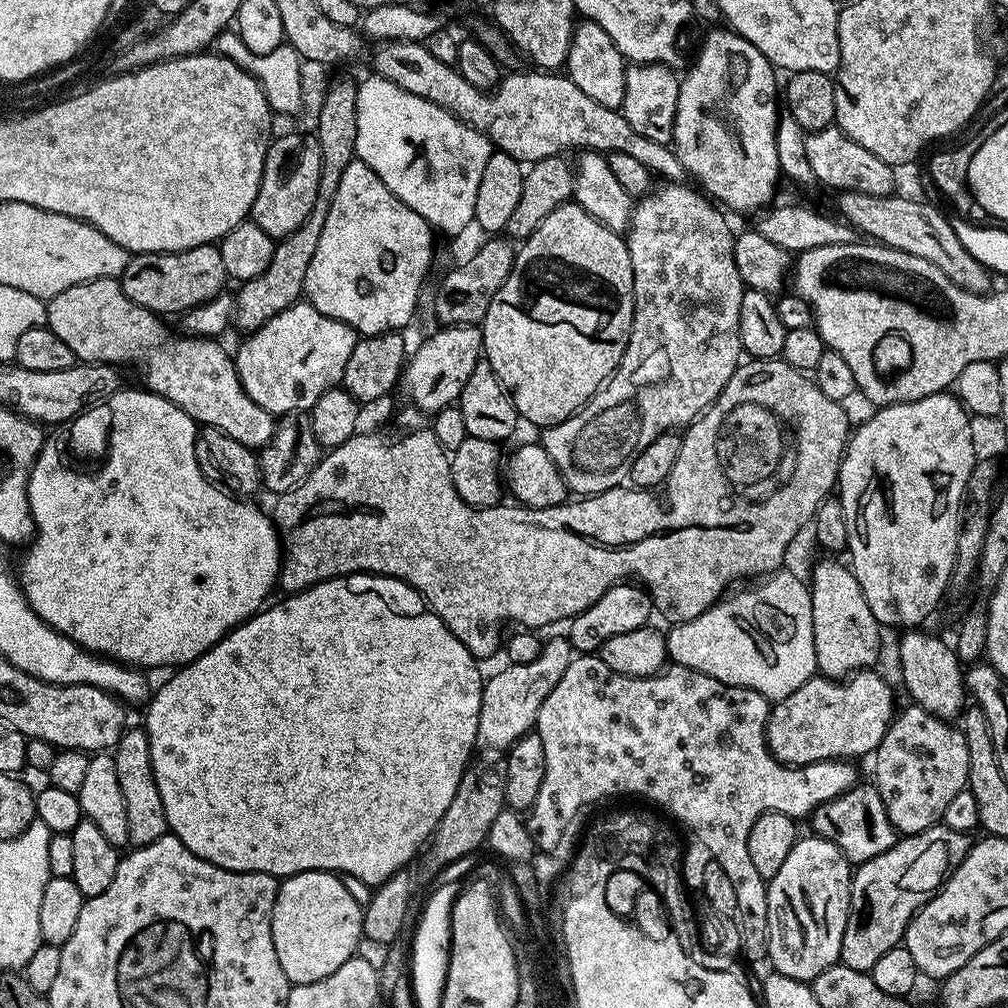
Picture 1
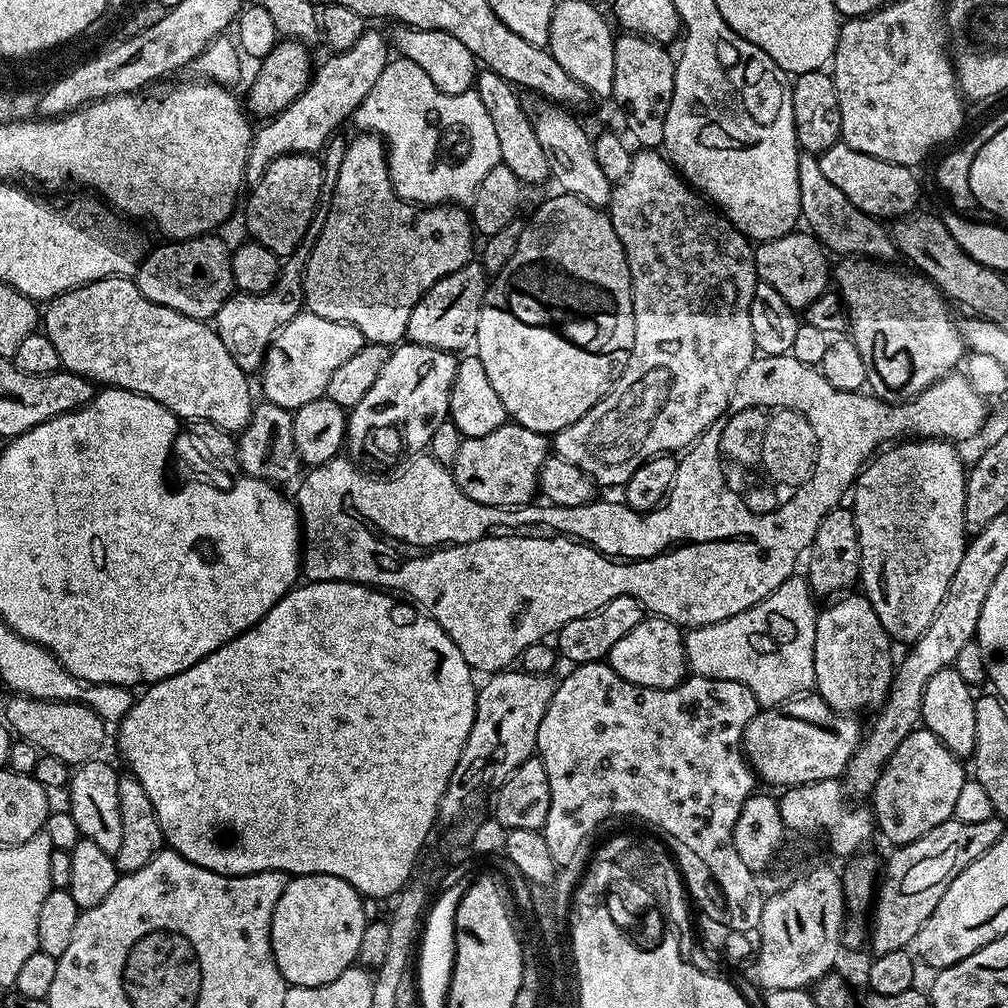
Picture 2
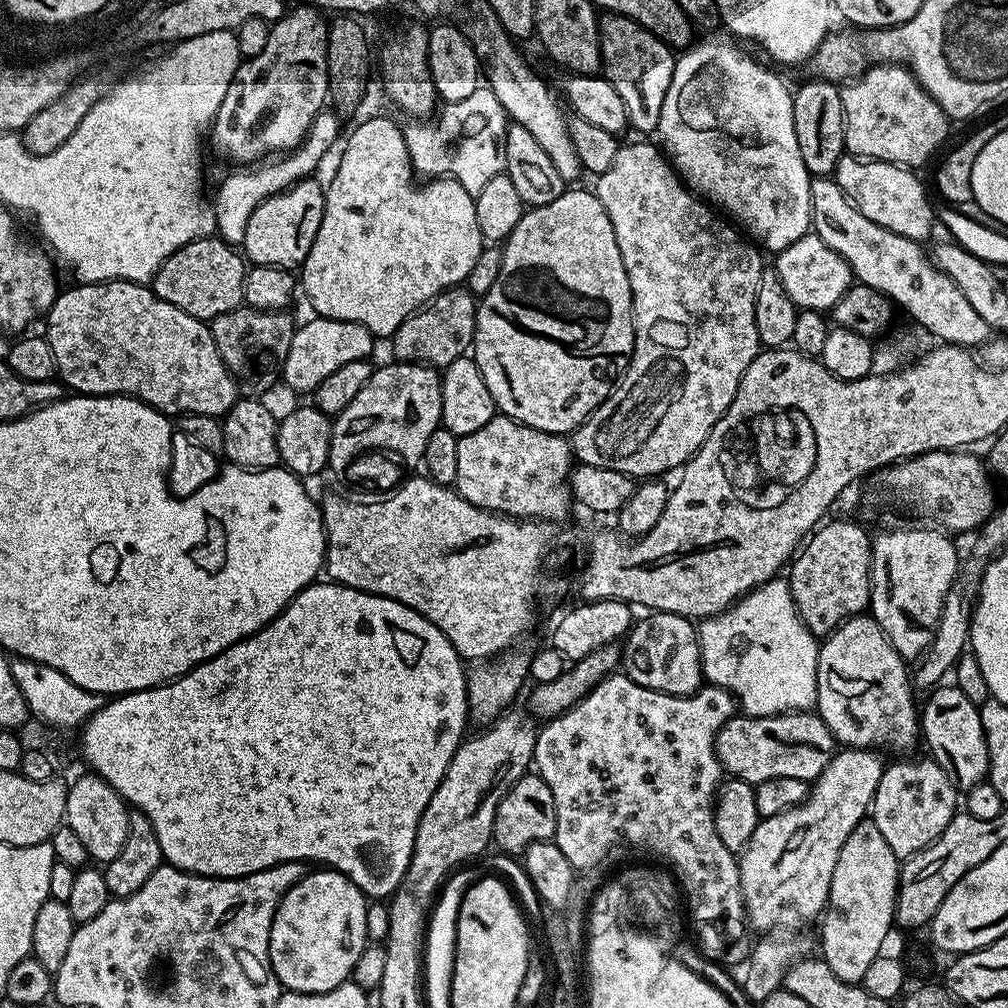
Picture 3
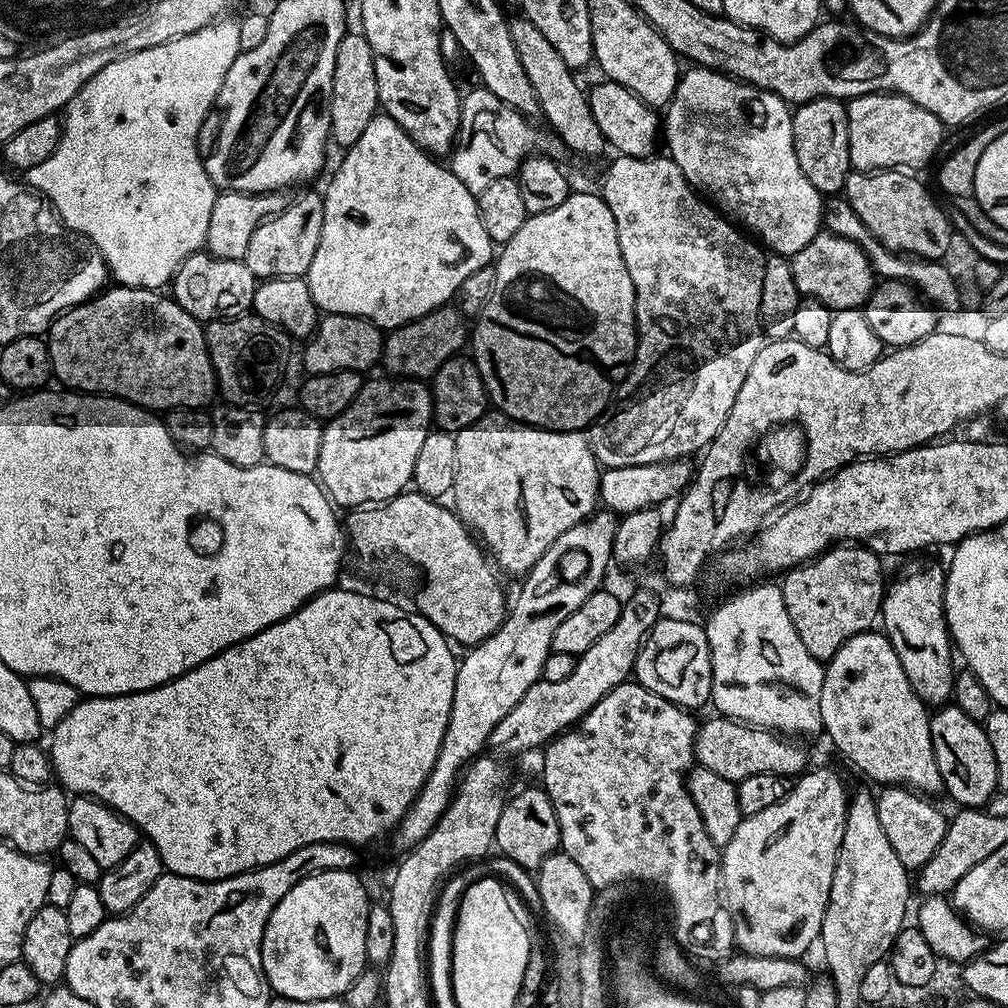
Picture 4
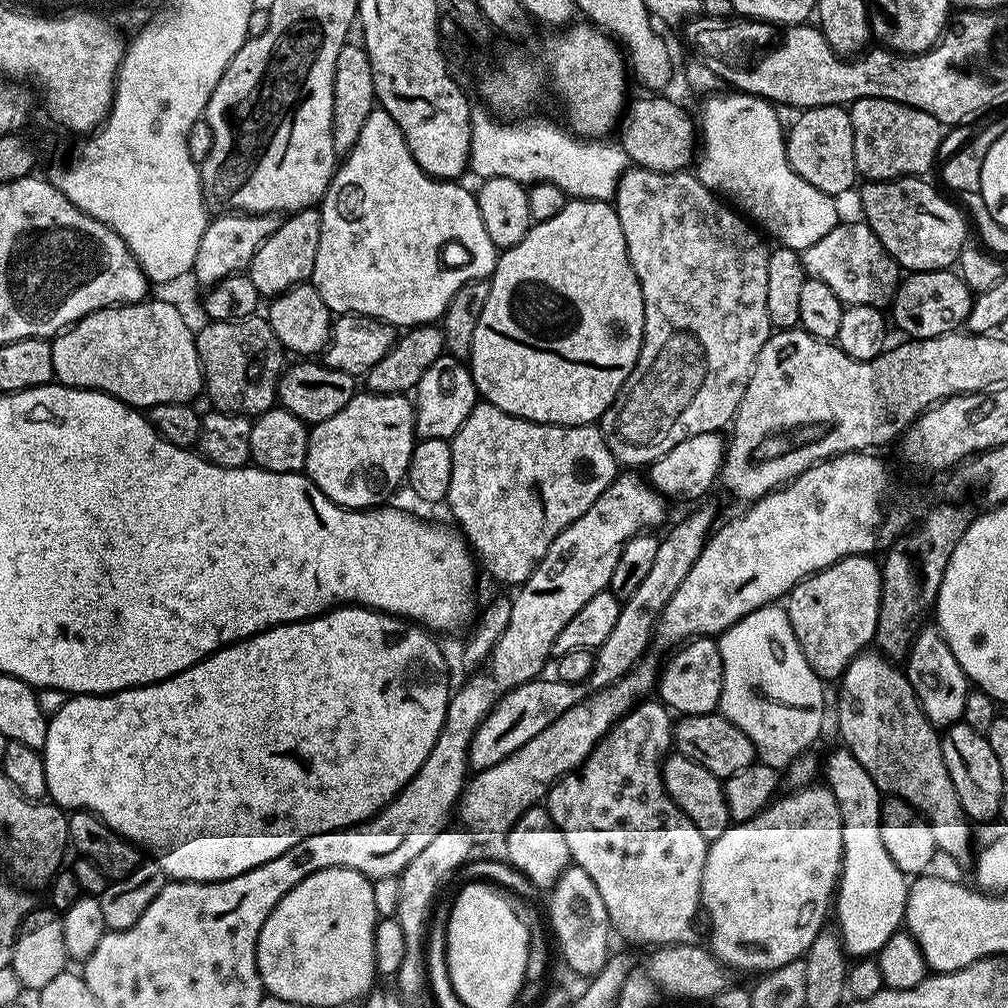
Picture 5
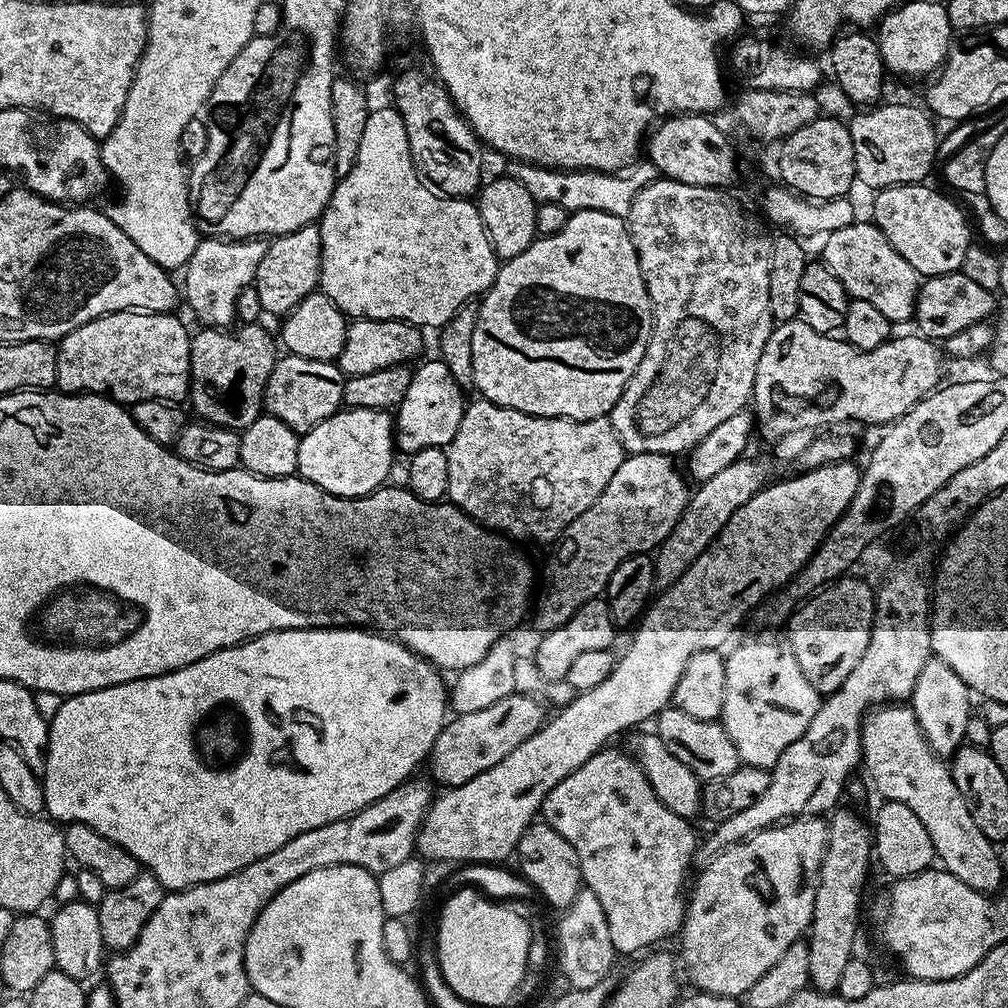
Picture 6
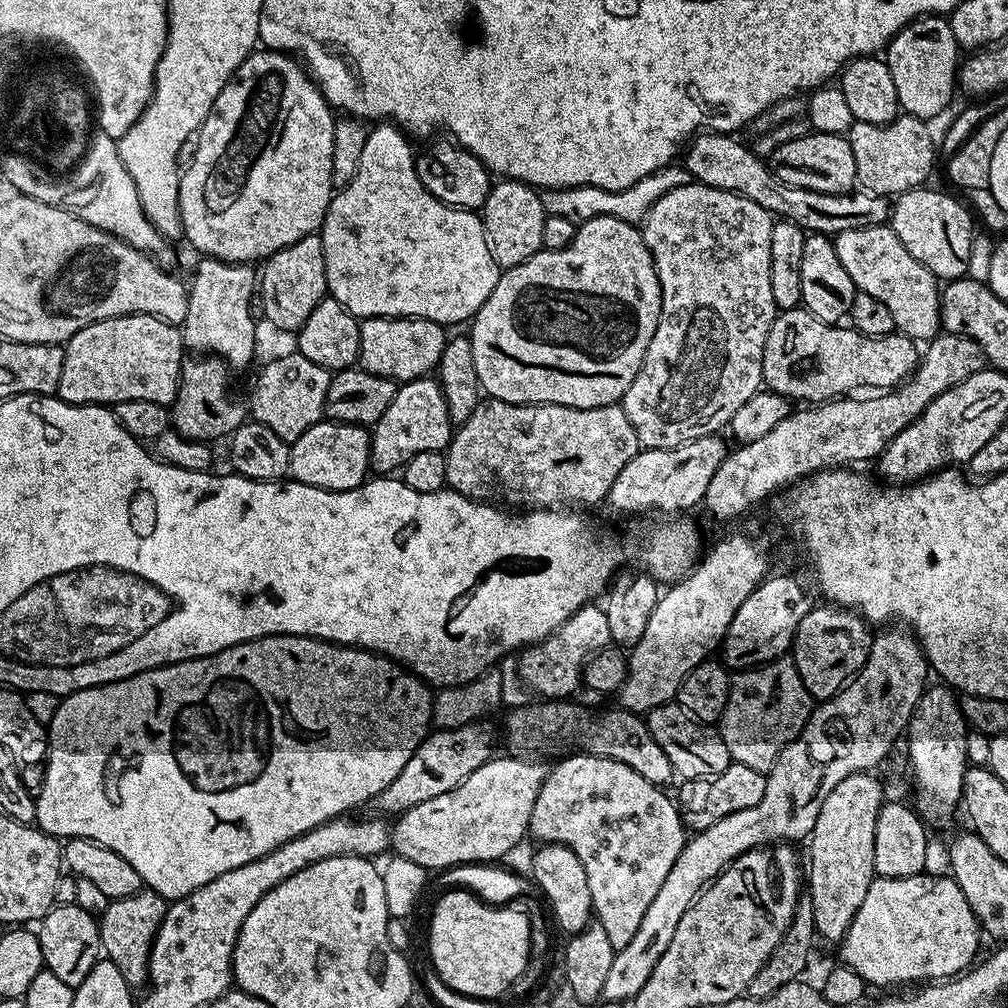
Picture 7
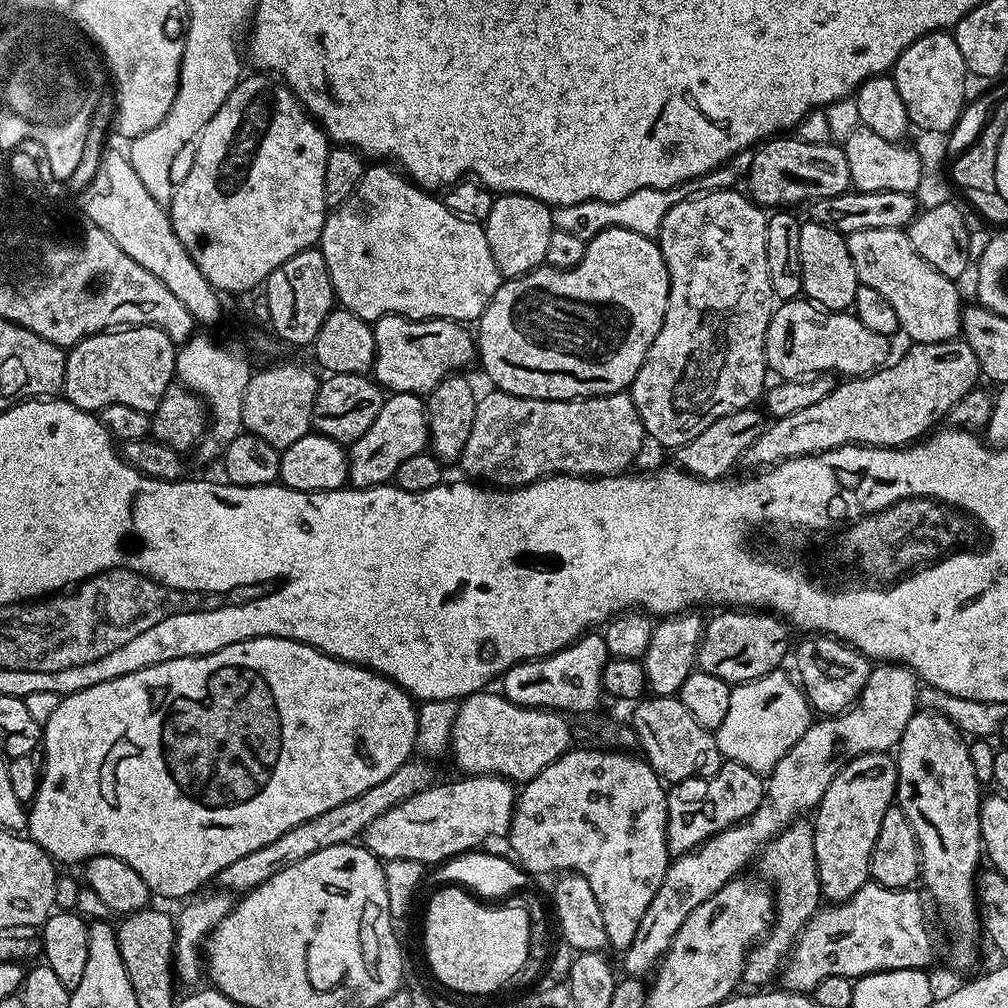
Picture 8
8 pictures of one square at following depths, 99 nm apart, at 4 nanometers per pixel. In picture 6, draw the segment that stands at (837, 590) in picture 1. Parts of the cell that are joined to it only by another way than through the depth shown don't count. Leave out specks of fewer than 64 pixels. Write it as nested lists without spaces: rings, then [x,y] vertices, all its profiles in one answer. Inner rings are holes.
[[[893,702],[891,704],[885,704],[883,706],[877,706],[872,709],[864,718],[864,726],[860,729],[860,755],[862,757],[863,771],[868,771],[868,776],[872,779],[870,781],[871,787],[876,787],[878,791],[884,795],[885,801],[893,800],[894,802],[902,802],[902,806],[910,806],[910,810],[914,810],[914,815],[922,822],[922,826],[926,826],[926,834],[930,834],[930,842],[934,846],[936,851],[936,860],[941,864],[943,871],[954,874],[960,882],[970,886],[976,892],[983,892],[985,894],[992,894],[999,891],[1003,885],[1002,878],[1004,872],[1000,866],[1000,856],[996,853],[997,845],[986,838],[986,834],[982,834],[982,830],[978,830],[978,826],[974,823],[974,818],[970,818],[970,810],[966,810],[966,798],[962,798],[962,790],[958,790],[958,786],[954,782],[952,777],[951,767],[941,757],[937,756],[932,751],[932,747],[926,742],[926,738],[922,734],[922,730],[918,726],[918,718],[912,713],[911,707],[905,706],[900,702]]]

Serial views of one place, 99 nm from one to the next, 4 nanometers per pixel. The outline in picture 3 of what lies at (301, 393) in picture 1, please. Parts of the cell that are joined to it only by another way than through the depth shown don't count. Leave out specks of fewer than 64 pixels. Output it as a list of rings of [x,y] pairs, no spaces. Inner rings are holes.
[[[311,318],[304,325],[297,327],[292,333],[290,350],[286,354],[286,362],[282,373],[283,383],[288,383],[296,392],[310,394],[322,382],[338,370],[338,366],[346,366],[346,362],[369,359],[373,354],[374,337],[371,330],[361,324],[349,320],[325,320]]]

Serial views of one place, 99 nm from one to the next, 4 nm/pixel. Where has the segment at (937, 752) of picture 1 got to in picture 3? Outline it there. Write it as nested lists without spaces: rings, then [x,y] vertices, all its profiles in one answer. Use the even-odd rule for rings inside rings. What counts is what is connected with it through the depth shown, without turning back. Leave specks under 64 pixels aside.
[[[896,758],[885,767],[870,809],[870,819],[899,858],[913,856],[931,846],[958,815],[958,789],[946,770],[931,758],[908,759],[912,758]]]

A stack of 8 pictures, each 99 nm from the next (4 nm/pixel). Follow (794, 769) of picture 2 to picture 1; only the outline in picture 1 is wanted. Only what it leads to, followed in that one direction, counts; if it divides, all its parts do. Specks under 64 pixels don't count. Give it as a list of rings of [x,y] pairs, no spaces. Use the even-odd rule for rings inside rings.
[[[857,670],[843,682],[817,674],[811,676],[798,690],[794,690],[794,694],[771,705],[766,738],[768,748],[781,764],[803,766],[823,760],[856,758],[852,756],[864,756],[867,752],[868,755],[875,753],[893,719],[892,688],[876,670]]]

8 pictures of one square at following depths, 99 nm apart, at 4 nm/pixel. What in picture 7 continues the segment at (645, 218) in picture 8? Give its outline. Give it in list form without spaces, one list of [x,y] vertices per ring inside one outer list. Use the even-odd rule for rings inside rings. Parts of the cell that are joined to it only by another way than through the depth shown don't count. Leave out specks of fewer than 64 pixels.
[[[669,166],[642,178],[642,182],[634,182],[634,186],[621,192],[602,190],[587,184],[577,188],[545,188],[540,192],[540,197],[545,216],[567,218],[577,226],[586,223],[590,218],[599,216],[618,218],[627,224],[639,225],[647,216],[650,206],[654,206],[654,202],[658,202],[658,198],[662,198],[662,194],[670,194],[670,190],[678,190],[678,186],[686,186],[690,183],[693,183],[693,178],[687,168]]]

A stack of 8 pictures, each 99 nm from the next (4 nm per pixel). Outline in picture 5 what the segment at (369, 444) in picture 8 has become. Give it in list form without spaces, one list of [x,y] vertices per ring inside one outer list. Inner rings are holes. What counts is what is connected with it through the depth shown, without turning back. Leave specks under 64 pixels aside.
[[[441,355],[429,369],[414,389],[414,407],[416,409],[416,434],[419,439],[451,441],[457,430],[470,418],[478,403],[476,383],[472,377],[472,369],[465,361],[455,356]]]

